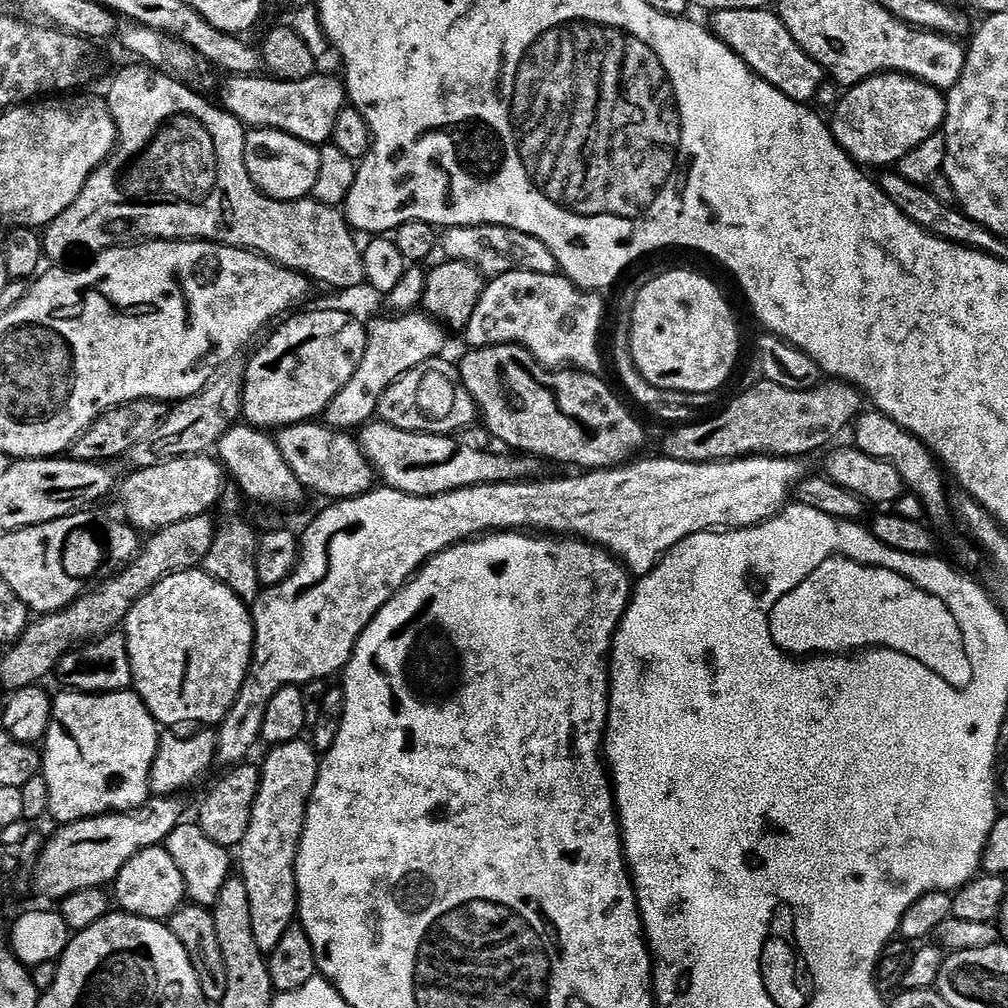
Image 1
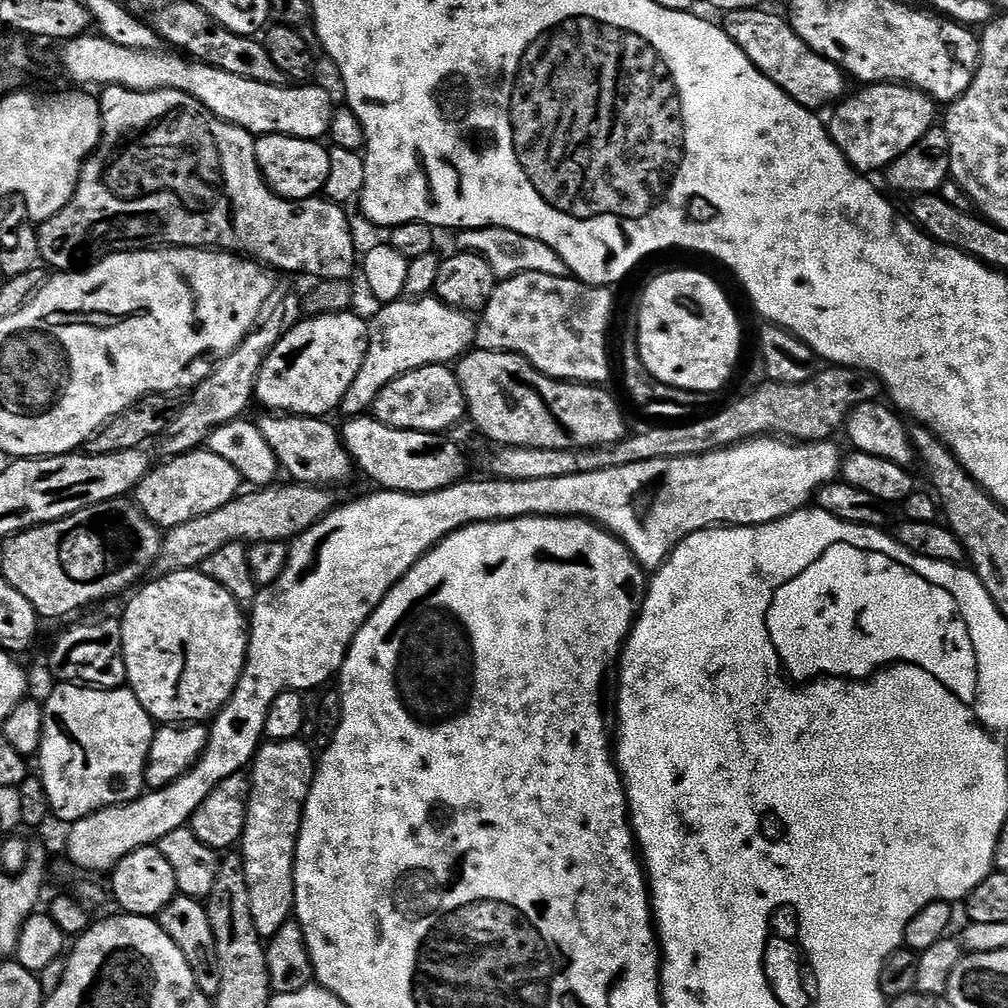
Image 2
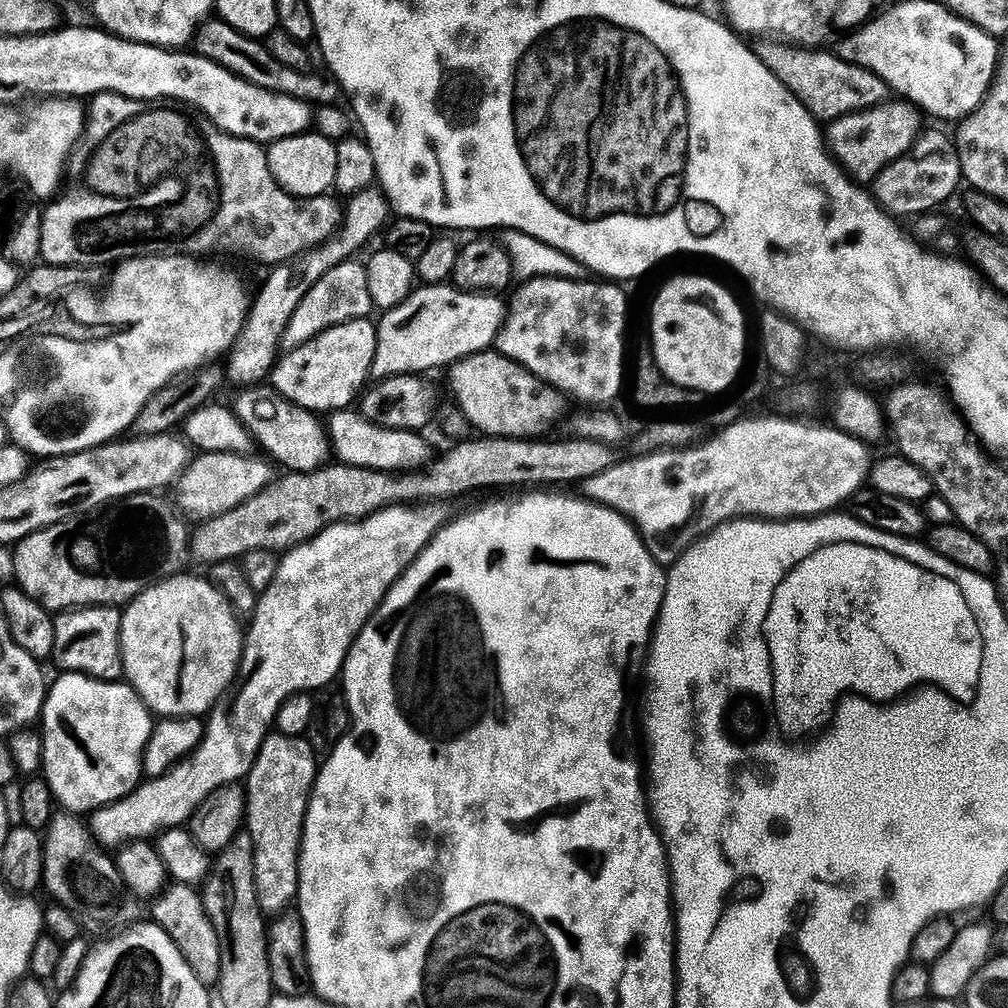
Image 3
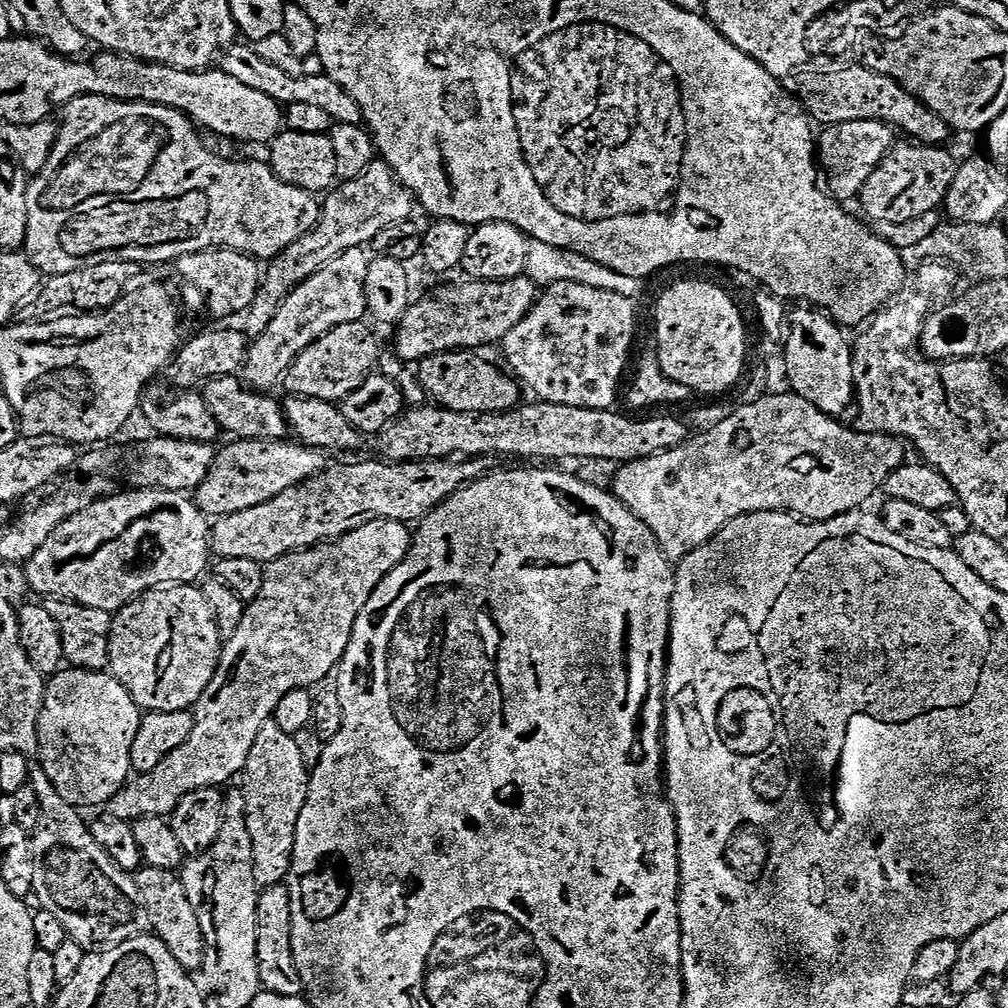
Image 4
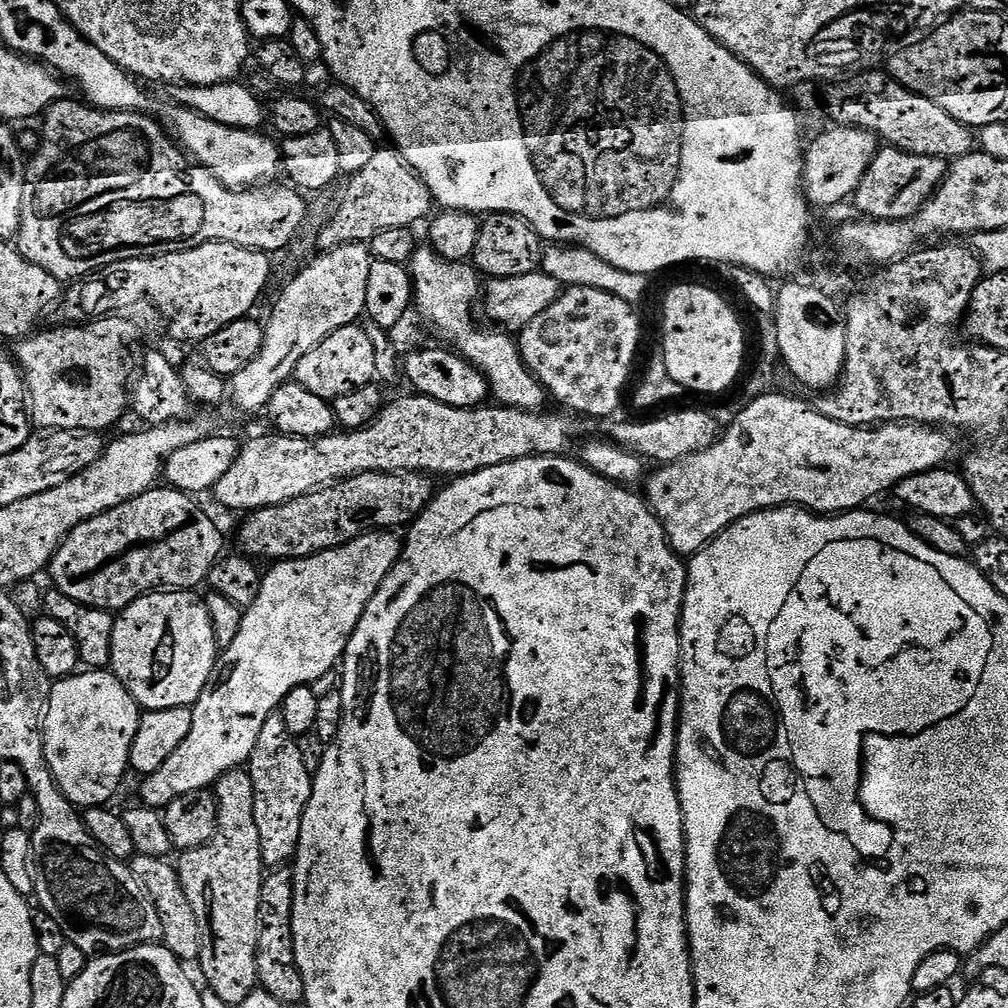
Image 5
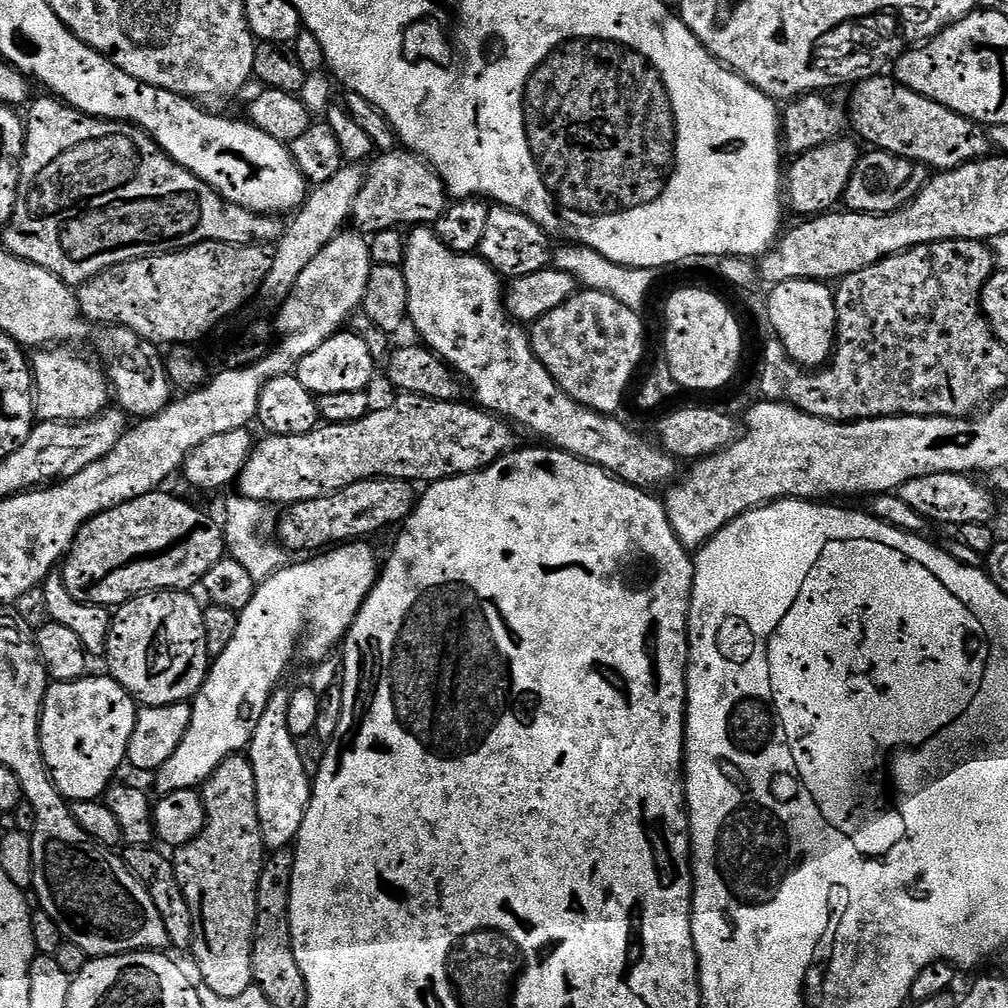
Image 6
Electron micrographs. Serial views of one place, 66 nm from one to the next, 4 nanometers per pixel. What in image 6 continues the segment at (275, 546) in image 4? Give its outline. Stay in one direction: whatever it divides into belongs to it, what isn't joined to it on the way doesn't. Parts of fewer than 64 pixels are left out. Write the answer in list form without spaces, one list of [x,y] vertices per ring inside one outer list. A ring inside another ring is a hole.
[[[377,478],[375,480],[363,480],[354,482],[337,492],[331,492],[328,496],[320,496],[317,500],[302,500],[291,509],[288,516],[288,525],[284,528],[284,536],[296,548],[304,548],[311,542],[312,536],[320,544],[327,541],[340,540],[336,542],[346,542],[351,538],[368,538],[371,532],[376,532],[379,528],[384,528],[387,524],[399,525],[408,519],[414,507],[414,495],[412,496],[413,485],[407,480],[385,480]]]

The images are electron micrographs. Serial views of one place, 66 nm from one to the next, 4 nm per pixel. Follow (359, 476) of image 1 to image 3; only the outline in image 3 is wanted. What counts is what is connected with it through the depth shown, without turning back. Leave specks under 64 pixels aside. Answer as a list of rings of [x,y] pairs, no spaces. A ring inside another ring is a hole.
[[[266,386],[241,389],[236,395],[232,403],[234,415],[249,431],[253,441],[259,447],[261,445],[275,463],[280,462],[285,471],[310,473],[327,465],[331,457],[331,444],[325,425],[317,421],[315,413],[290,403]]]

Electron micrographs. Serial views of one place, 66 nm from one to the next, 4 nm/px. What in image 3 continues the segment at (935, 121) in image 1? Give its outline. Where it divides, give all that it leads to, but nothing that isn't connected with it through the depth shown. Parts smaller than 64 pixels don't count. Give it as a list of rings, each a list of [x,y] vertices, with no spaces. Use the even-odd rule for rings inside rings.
[[[896,98],[887,104],[879,104],[873,108],[867,108],[861,112],[852,112],[849,116],[843,116],[831,121],[826,128],[826,143],[836,161],[845,172],[849,173],[851,179],[856,182],[875,181],[876,175],[883,170],[887,164],[892,164],[916,145],[916,139],[922,135],[922,113],[919,108]]]

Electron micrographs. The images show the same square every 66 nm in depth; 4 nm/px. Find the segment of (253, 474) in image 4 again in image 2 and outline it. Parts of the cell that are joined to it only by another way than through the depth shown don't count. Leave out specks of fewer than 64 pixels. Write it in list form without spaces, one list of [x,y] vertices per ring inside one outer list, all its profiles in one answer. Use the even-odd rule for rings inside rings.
[[[209,450],[187,452],[160,463],[164,464],[157,468],[155,465],[146,474],[146,478],[142,478],[134,493],[134,504],[147,520],[161,530],[177,528],[194,518],[202,518],[202,514],[210,514],[226,506],[236,499],[242,488],[238,470],[230,462],[226,462],[226,459]]]

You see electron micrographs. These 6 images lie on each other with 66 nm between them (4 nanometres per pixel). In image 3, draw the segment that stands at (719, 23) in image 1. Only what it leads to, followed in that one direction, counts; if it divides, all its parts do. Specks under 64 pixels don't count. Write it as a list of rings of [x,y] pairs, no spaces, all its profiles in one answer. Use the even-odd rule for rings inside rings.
[[[792,42],[780,43],[784,44],[764,44],[758,48],[760,61],[776,75],[778,82],[786,86],[786,90],[790,90],[790,94],[794,94],[794,98],[798,98],[798,102],[802,102],[802,106],[806,106],[806,110],[814,119],[831,122],[849,116],[852,112],[861,112],[879,104],[889,103],[890,89],[886,86],[886,82],[882,82],[882,78],[878,78],[876,74],[862,66],[846,62],[835,51],[811,52],[808,48],[795,48]]]

